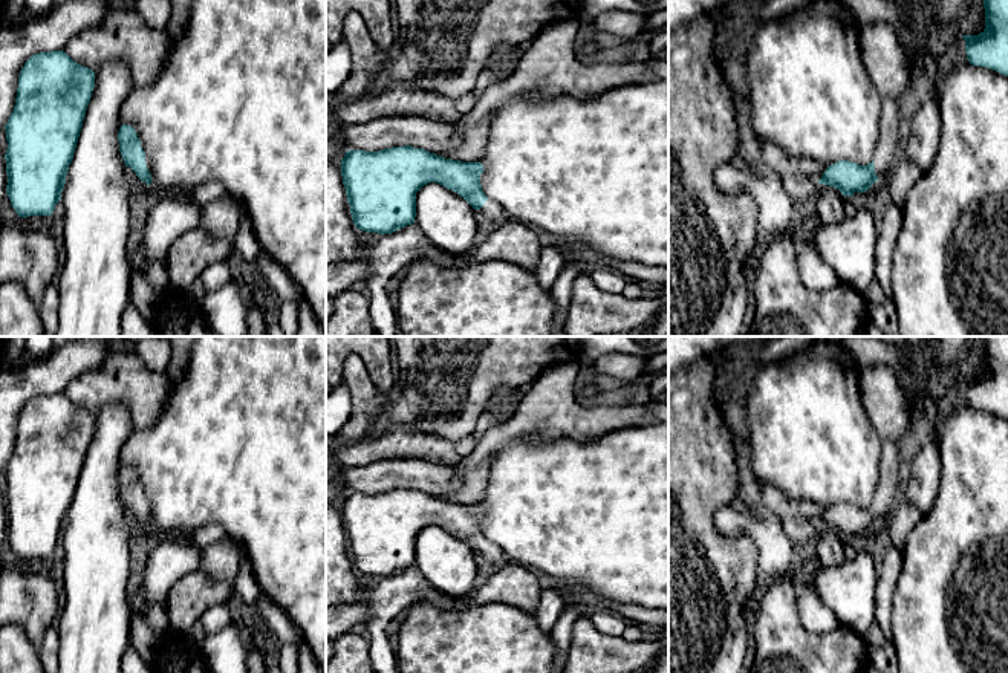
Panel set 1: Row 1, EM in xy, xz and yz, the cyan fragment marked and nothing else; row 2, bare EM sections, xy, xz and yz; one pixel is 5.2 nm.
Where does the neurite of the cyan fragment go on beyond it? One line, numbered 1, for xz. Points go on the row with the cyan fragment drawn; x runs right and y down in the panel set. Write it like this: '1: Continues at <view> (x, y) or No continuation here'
1: Continues at xz (491, 210)

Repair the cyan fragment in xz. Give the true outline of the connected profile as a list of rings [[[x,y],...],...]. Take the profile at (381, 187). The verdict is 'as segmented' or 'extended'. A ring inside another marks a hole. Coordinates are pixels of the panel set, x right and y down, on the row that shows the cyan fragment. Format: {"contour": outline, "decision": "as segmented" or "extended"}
{"contour": [[[411,145],[392,147],[379,151],[349,150],[341,159],[341,176],[355,226],[366,232],[392,234],[415,223],[416,193],[427,184],[436,182],[463,197],[489,222],[499,225],[509,219],[508,213],[489,199],[480,185],[483,165],[445,159]]], "decision": "extended"}

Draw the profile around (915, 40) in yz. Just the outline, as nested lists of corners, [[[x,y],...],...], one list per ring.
[[[904,26],[899,32],[901,41],[909,55],[912,81],[915,78],[918,66],[924,64],[924,60],[928,55],[927,44],[933,35],[924,26],[918,28]]]

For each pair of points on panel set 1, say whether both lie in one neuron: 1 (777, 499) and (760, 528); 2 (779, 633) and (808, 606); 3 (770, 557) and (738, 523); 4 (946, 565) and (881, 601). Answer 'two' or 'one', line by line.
1: two
2: two
3: one
4: two

